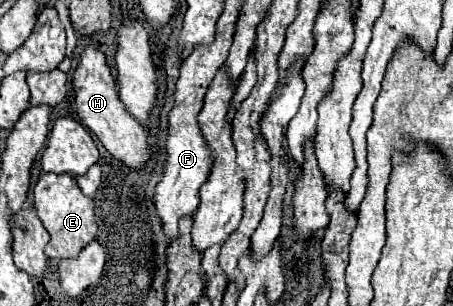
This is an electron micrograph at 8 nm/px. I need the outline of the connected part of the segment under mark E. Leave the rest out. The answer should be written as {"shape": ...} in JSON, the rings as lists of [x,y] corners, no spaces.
{"shape":[[[43,173],[33,187],[35,197],[35,209],[39,219],[43,221],[45,229],[51,235],[51,241],[45,247],[45,255],[51,259],[69,259],[77,257],[79,249],[83,249],[87,243],[91,243],[97,235],[97,223],[95,223],[95,205],[93,199],[81,193],[79,185],[75,183],[75,177],[65,173]]]}

